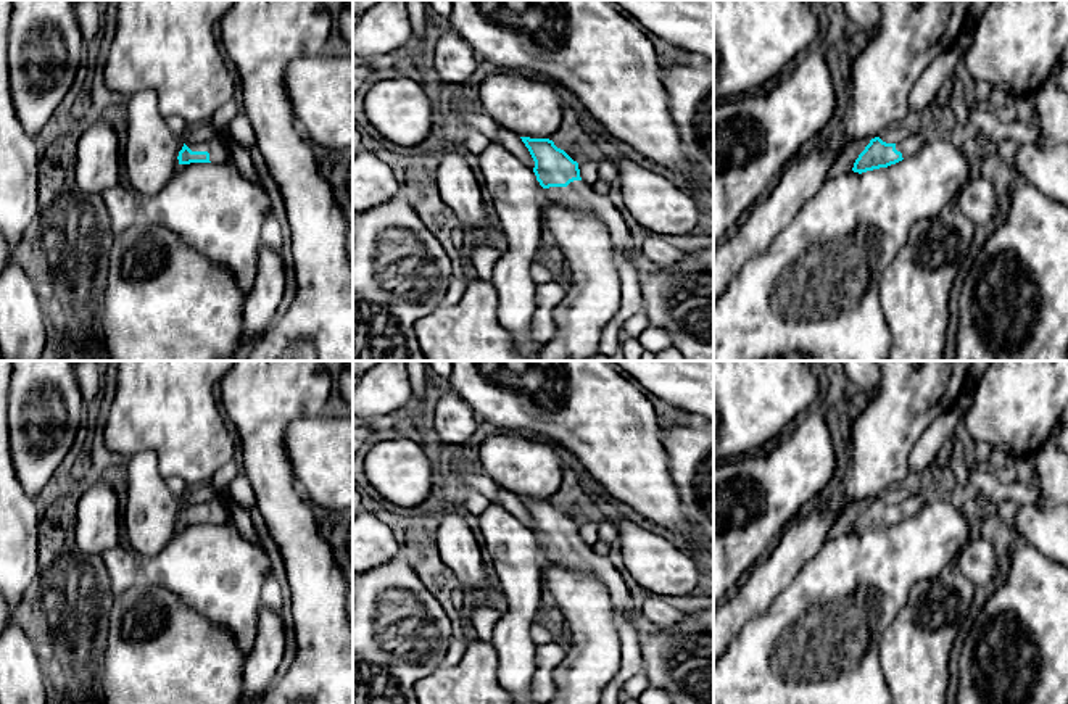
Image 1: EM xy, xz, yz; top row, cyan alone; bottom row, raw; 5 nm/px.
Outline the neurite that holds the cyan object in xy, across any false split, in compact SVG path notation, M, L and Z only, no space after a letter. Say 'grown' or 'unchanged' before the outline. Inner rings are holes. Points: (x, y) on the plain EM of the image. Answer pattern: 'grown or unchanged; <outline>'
grown; M209 499L200 504L184 504L179 512L179 525L190 524L224 524L227 522L227 512L217 499Z

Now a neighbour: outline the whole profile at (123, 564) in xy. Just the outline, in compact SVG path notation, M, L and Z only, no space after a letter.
M119 543L113 549L101 554L111 590L118 596L140 582L140 557L127 546Z

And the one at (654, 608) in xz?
M651 594L640 612L659 628L675 627L685 620L685 612L667 604L664 598Z

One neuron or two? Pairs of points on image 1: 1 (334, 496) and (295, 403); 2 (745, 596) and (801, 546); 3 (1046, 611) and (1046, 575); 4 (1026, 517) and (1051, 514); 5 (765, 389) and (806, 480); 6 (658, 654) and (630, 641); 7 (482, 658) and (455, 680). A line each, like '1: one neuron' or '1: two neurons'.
1: two neurons
2: one neuron
3: one neuron
4: one neuron
5: two neurons
6: two neurons
7: one neuron

